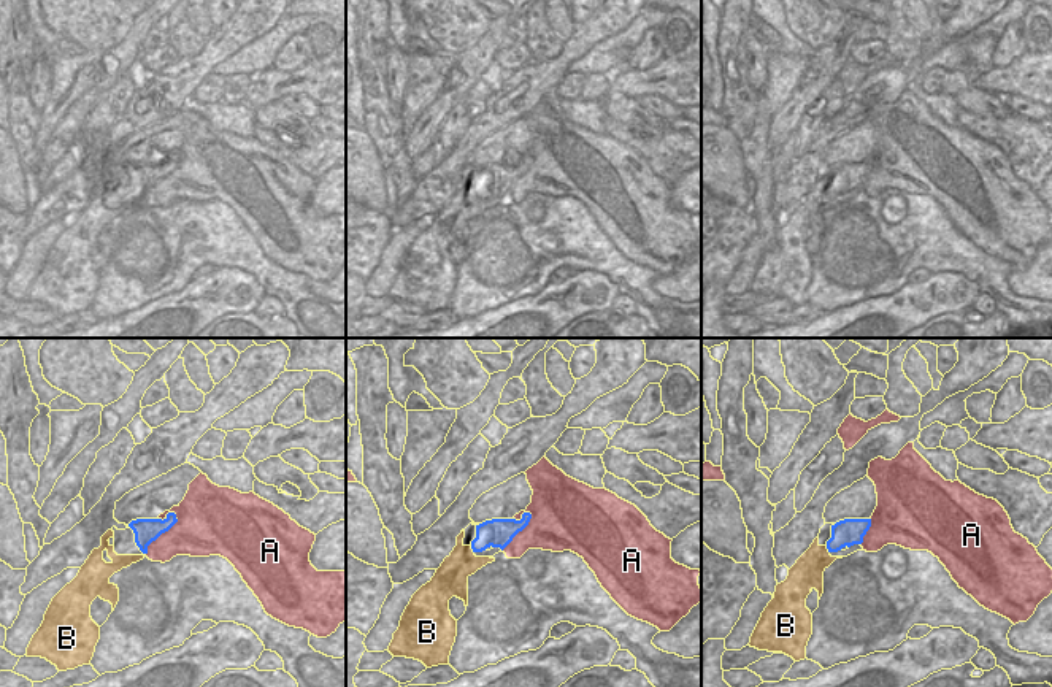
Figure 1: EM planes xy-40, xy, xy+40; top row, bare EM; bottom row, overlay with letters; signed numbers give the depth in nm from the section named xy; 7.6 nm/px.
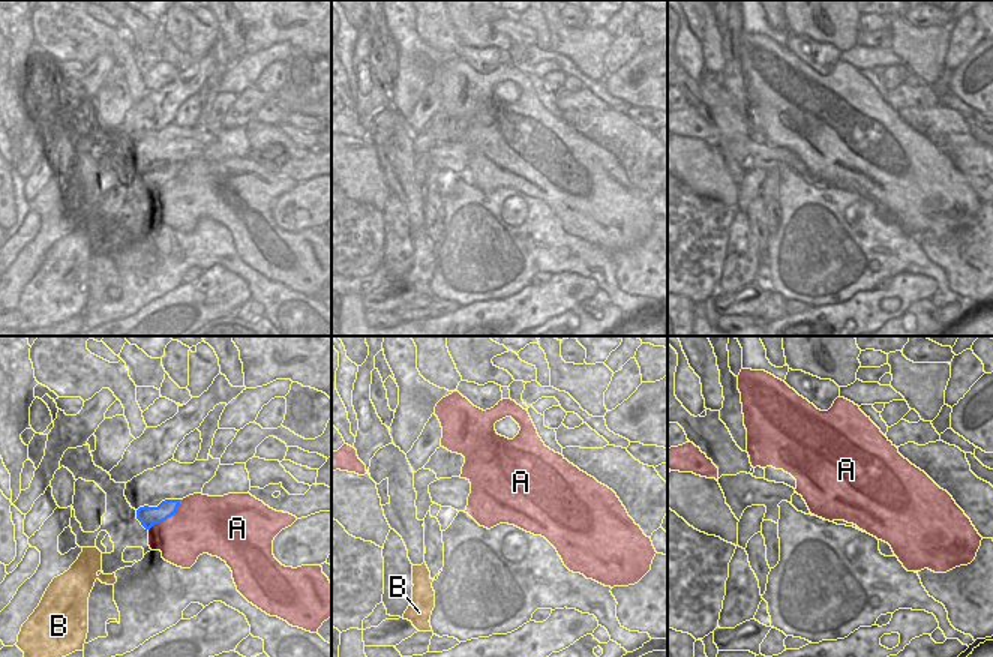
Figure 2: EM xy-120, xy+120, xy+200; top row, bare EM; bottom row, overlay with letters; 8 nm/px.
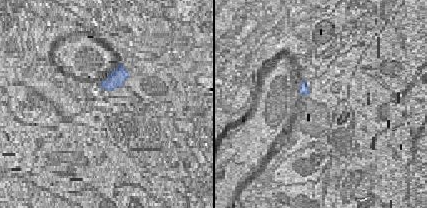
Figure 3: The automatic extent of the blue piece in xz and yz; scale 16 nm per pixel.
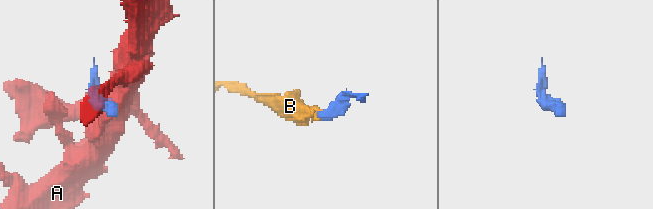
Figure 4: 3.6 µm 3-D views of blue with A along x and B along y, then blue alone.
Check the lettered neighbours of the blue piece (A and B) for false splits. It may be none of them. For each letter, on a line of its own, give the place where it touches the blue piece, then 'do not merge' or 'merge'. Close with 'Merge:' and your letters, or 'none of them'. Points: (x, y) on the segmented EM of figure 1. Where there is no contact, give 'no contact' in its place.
A: contact xy-40 (162, 532); do not merge
B: contact xy (472, 548); merge
Merge: B

